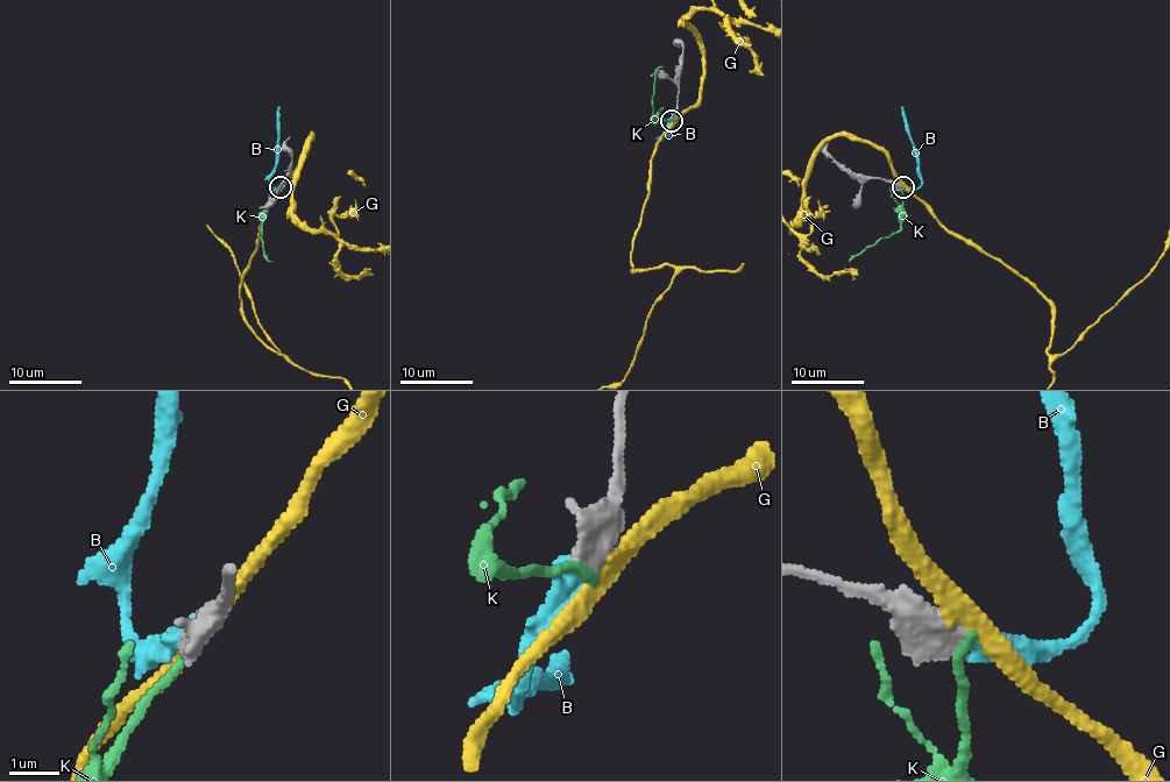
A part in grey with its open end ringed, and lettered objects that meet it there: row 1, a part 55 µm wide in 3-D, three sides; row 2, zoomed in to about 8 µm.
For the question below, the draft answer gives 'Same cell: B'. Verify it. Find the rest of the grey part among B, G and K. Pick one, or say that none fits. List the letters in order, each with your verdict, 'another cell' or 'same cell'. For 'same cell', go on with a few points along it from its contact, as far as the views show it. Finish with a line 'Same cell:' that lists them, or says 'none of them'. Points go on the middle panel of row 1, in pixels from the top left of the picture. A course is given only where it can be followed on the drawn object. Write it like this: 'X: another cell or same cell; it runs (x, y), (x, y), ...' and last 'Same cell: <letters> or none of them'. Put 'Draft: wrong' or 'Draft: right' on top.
Draft: right
B: same cell
G: another cell
K: another cell
Same cell: B

